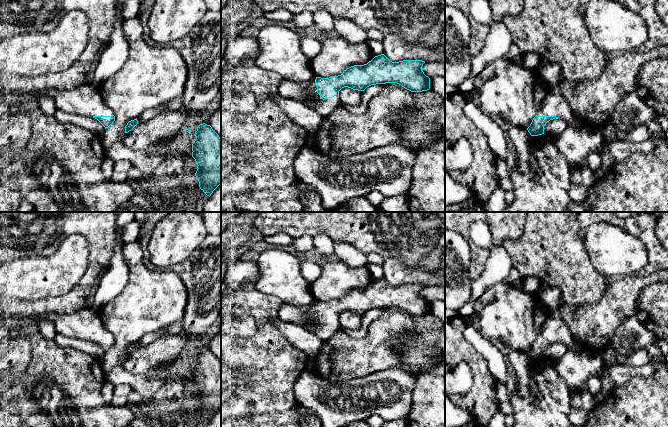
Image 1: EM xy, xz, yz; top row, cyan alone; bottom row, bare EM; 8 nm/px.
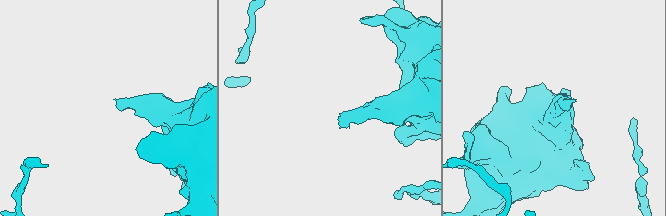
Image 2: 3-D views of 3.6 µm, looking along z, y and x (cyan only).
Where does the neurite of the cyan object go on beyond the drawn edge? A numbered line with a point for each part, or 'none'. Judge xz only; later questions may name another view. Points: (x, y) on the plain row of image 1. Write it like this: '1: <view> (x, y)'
1: xz (325, 331)

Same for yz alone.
1: yz (554, 328)

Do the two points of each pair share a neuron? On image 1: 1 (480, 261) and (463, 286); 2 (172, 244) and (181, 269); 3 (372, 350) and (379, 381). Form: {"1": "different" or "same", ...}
{"1": "different", "2": "different", "3": "different"}

